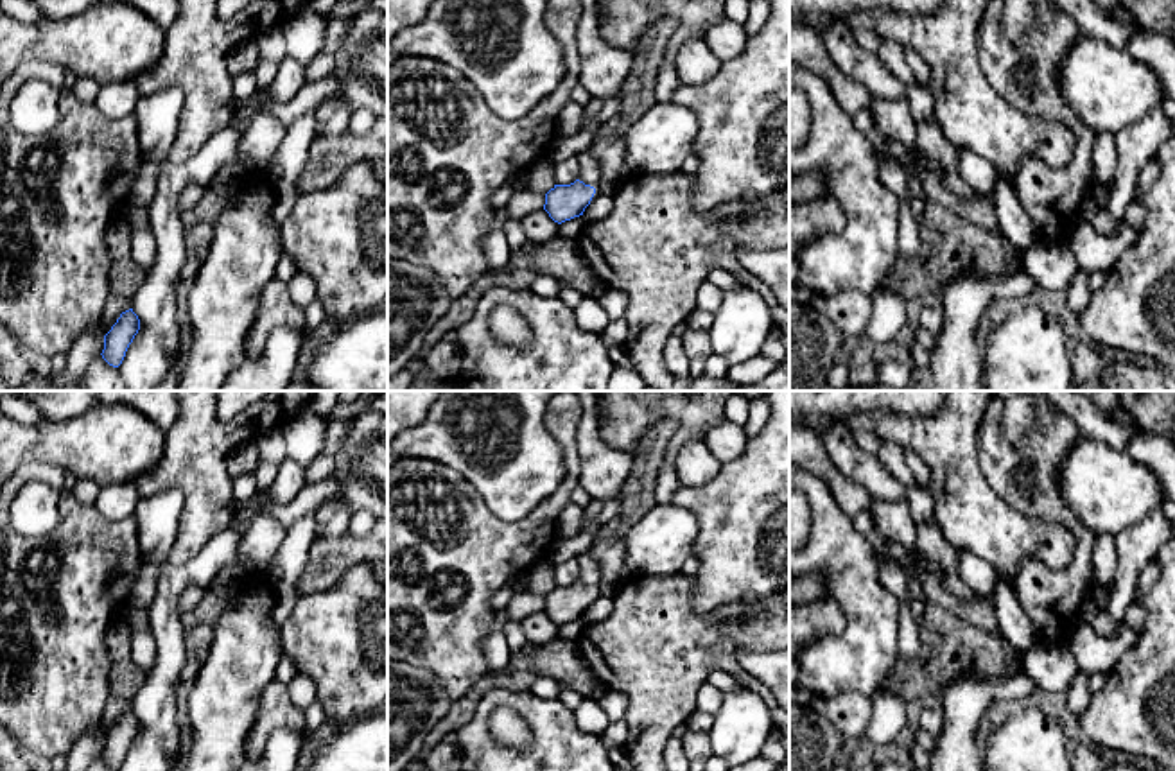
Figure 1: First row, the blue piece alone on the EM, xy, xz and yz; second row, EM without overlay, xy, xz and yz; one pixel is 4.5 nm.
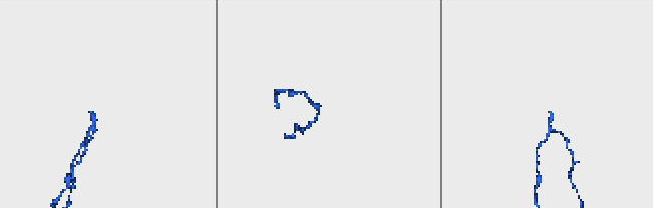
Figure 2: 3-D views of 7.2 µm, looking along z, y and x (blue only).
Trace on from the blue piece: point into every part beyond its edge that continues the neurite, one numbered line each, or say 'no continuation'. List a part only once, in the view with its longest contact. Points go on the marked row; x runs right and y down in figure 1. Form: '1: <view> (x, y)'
1: xz (589, 167)

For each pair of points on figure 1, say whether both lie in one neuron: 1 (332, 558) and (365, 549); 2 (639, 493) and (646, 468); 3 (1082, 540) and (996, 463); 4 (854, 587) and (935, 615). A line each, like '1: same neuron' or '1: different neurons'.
1: same neuron
2: same neuron
3: same neuron
4: different neurons

